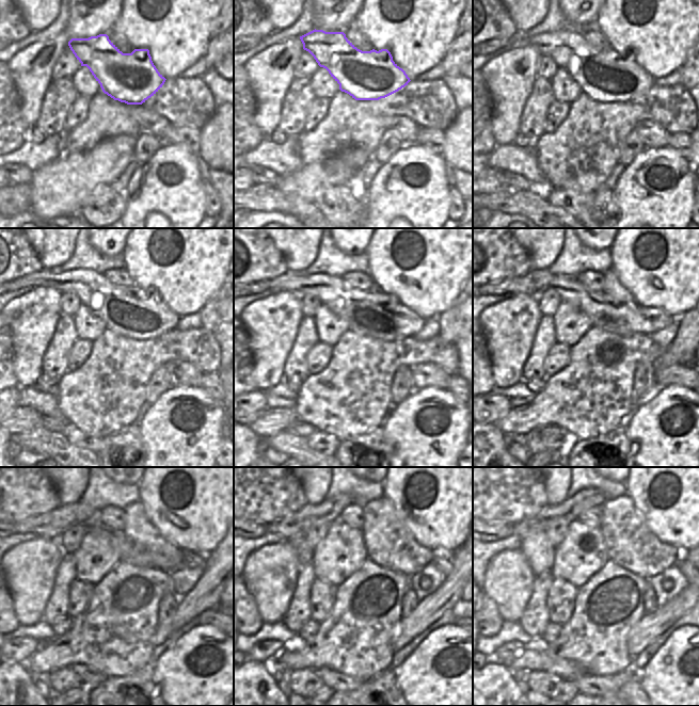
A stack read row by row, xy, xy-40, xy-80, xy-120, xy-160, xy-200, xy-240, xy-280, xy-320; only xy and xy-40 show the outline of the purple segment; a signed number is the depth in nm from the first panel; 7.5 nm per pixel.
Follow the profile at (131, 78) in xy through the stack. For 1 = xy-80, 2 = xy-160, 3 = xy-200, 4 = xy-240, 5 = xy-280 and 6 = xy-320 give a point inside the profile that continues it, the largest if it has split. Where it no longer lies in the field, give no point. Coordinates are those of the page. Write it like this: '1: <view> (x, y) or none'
1: xy-80 (605, 75)
2: xy-160 (372, 313)
3: xy-200 (623, 319)
4: xy-240 (129, 551)
5: xy-280 (444, 565)
6: xy-320 (689, 572)

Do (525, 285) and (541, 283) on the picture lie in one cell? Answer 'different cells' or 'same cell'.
different cells

